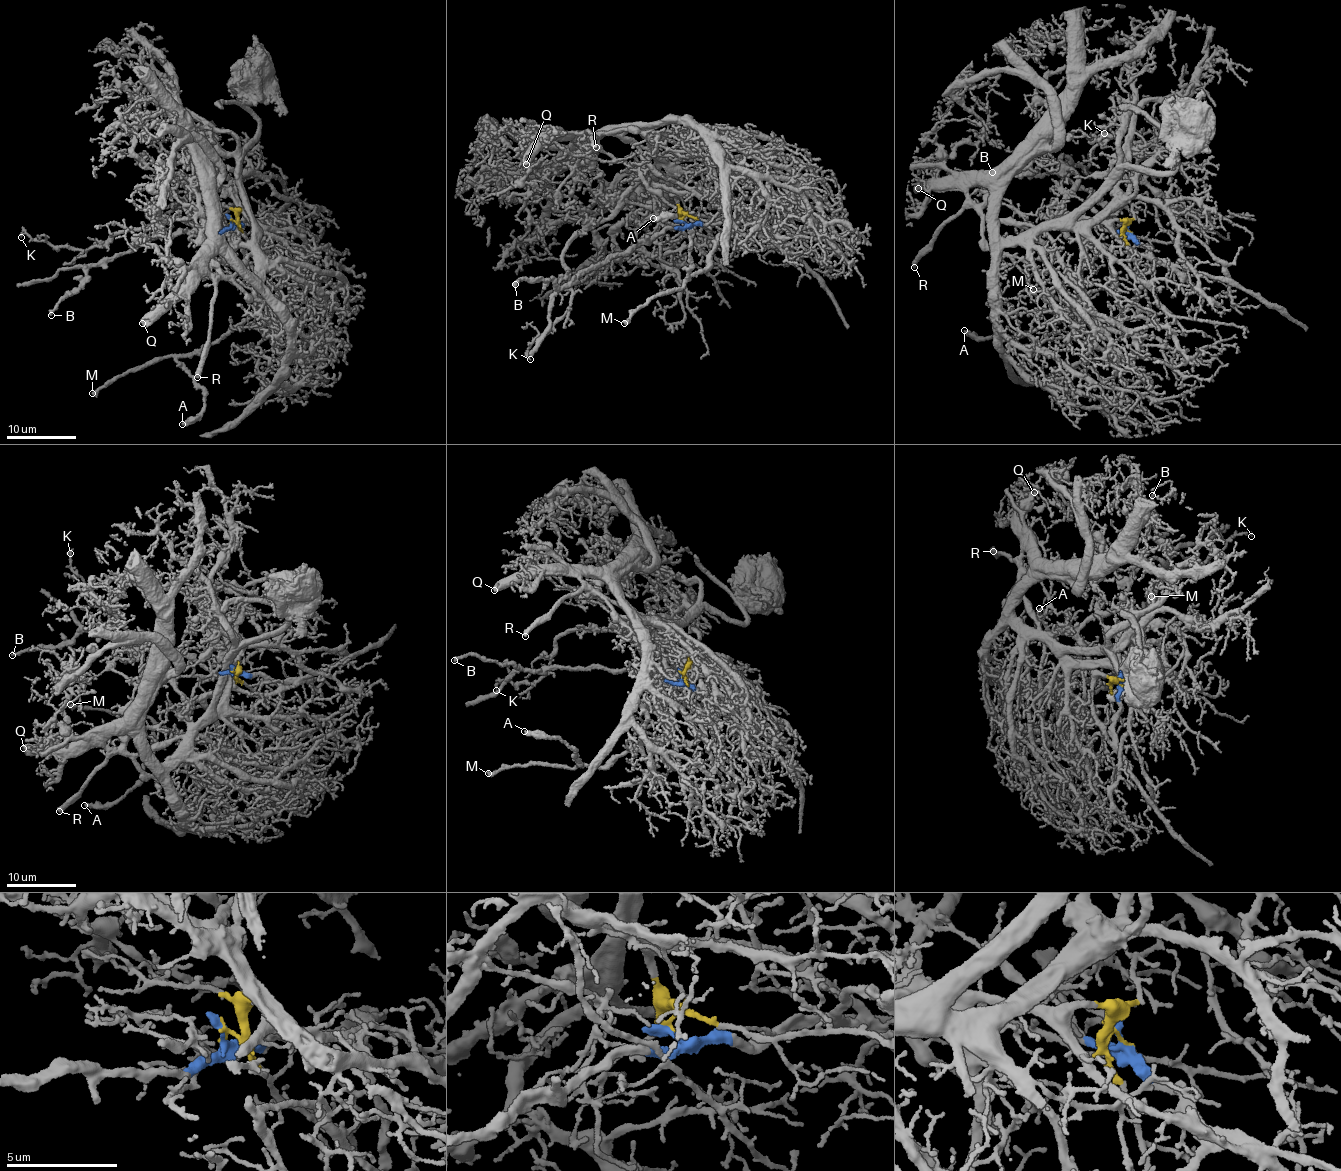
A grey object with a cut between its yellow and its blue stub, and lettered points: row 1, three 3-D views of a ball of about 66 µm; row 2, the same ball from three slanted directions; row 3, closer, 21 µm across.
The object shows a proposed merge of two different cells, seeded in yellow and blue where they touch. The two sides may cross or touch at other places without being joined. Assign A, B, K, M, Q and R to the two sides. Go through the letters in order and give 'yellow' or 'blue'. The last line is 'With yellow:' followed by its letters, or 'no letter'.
A: blue
B: blue
K: yellow
M: blue
Q: yellow
R: yellow
With yellow: K, Q, R

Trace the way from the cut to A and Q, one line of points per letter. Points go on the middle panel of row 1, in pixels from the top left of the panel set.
A: (683, 221), (758, 211), (716, 235), (705, 268), (689, 274), (689, 229), (652, 218)
Q: (683, 221), (676, 198), (638, 170), (628, 171), (622, 161), (570, 154), (548, 139), (536, 145), (526, 164)

